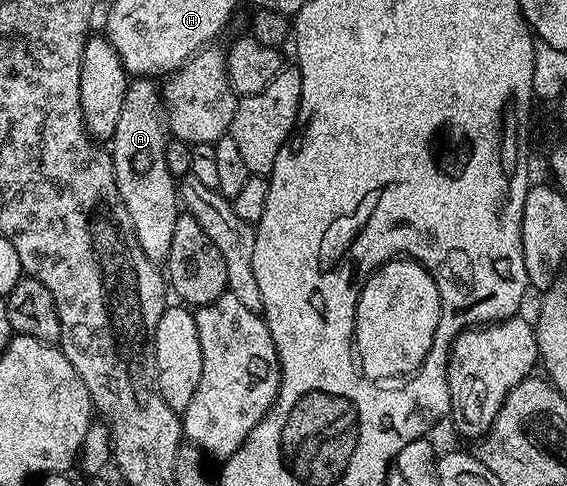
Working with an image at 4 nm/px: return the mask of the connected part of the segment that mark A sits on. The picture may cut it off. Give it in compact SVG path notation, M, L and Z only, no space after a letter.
M137 76L130 81L123 112L119 112L119 124L115 124L111 139L111 153L115 184L119 184L119 196L123 196L127 216L131 216L139 248L143 248L150 260L161 264L171 252L171 236L179 213L179 186L167 168L167 115L163 90L153 82L156 81L149 76Z

